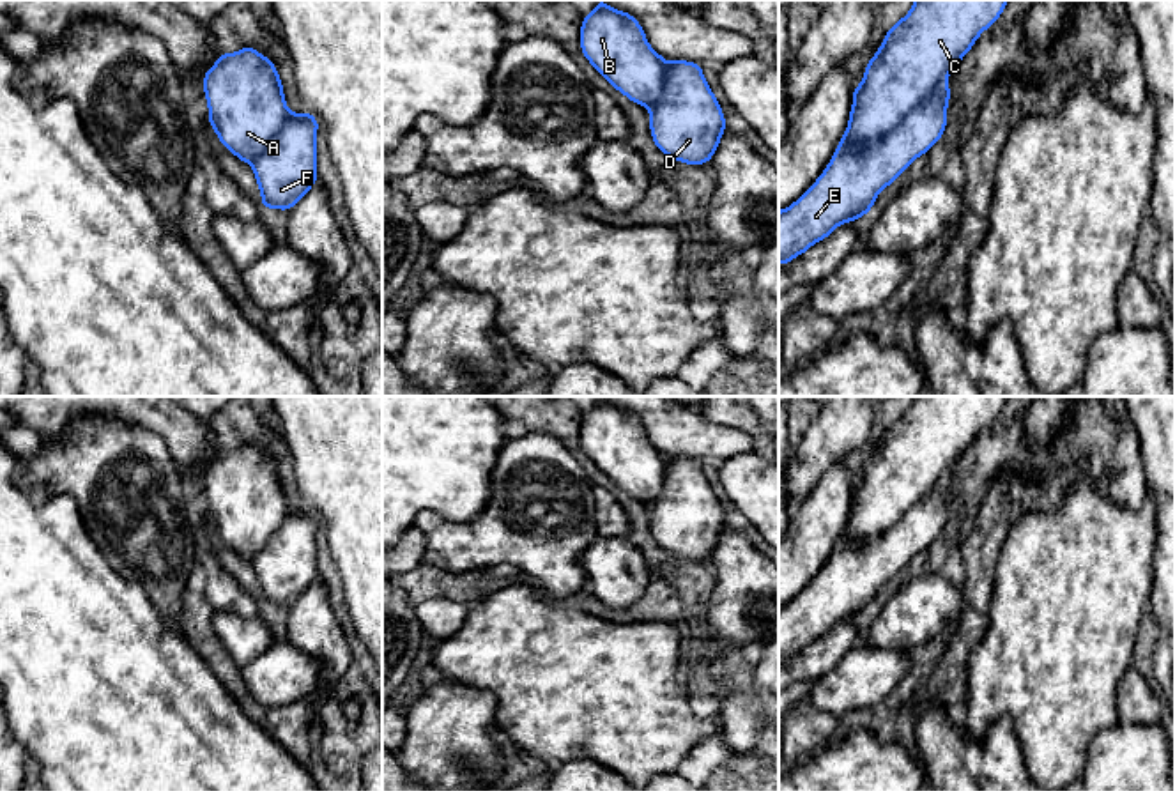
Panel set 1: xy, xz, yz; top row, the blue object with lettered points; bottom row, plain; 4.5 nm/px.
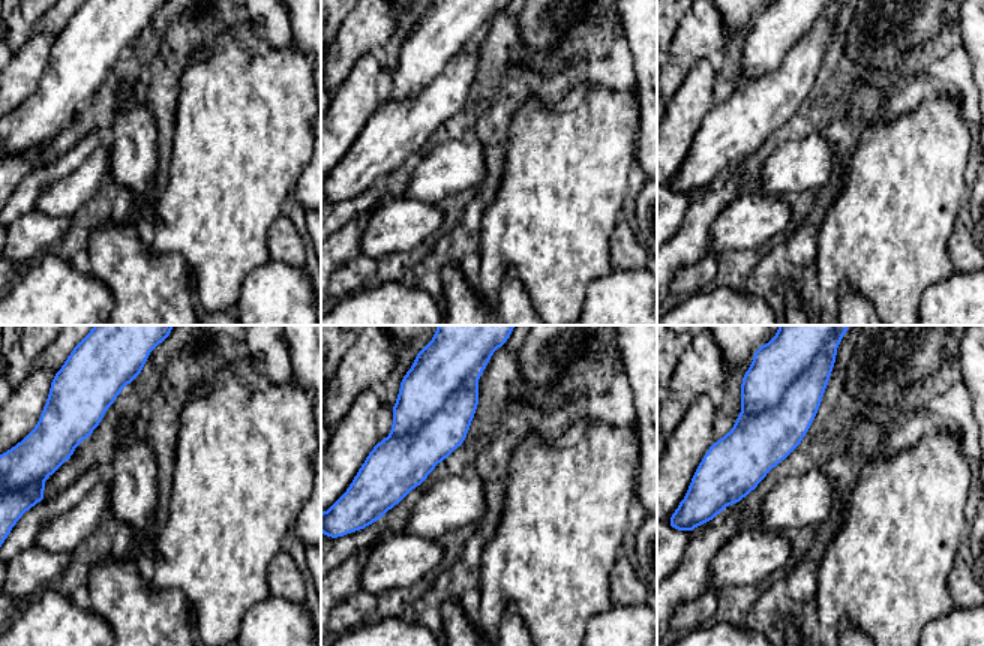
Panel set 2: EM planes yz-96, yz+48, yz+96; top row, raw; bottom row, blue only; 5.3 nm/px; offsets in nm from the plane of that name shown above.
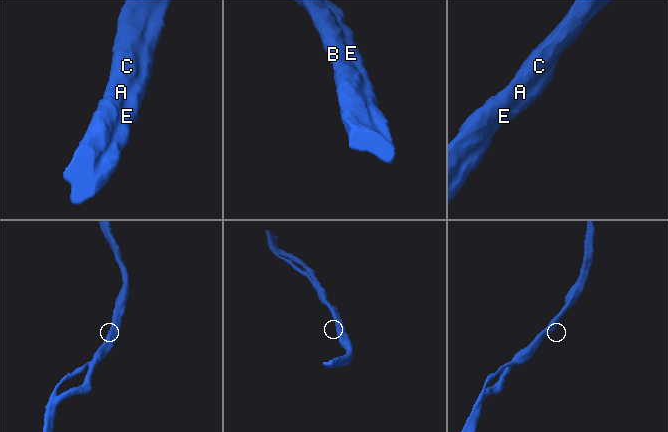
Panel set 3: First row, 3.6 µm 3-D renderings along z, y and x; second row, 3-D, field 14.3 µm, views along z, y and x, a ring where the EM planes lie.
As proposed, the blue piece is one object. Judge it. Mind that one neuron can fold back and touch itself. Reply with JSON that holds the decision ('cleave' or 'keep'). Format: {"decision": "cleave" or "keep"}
{"decision": "keep"}

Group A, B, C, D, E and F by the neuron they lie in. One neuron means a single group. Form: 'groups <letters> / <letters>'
groups A B C D E F

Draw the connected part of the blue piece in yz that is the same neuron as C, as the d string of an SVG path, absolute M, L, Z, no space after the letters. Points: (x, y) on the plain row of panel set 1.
M915 396L911 407L883 434L876 451L865 460L864 478L853 485L853 503L844 533L818 577L787 605L779 607L779 662L826 635L839 621L867 611L878 589L890 582L918 552L943 533L950 485L945 478L979 432L1003 409L1009 396Z

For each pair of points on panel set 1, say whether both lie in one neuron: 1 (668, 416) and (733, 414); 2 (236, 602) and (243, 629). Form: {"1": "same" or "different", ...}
{"1": "different", "2": "different"}

